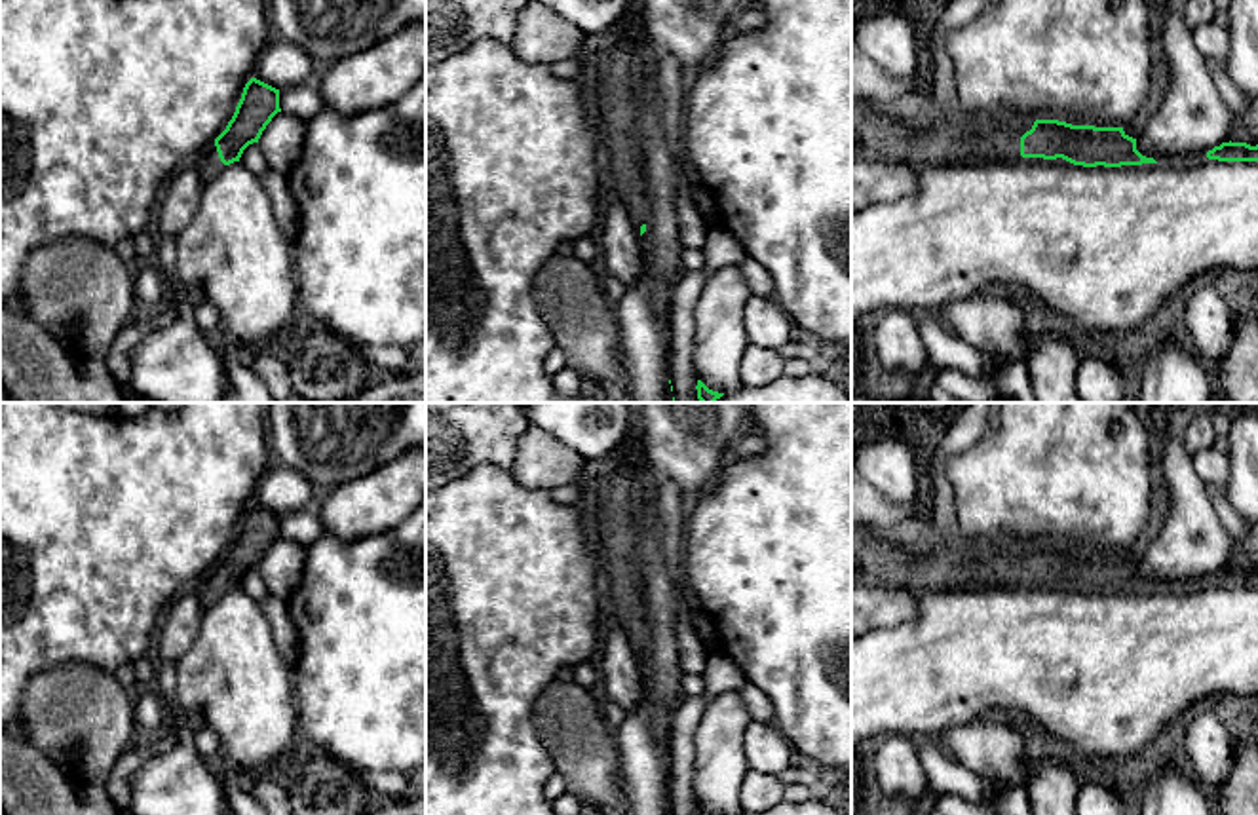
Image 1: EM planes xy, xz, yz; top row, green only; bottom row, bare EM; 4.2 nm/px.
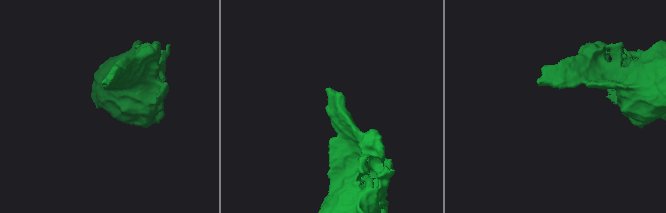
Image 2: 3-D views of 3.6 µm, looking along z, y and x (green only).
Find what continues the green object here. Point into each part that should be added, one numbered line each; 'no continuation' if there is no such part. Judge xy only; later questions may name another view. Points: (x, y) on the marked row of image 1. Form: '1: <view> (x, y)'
1: xy (208, 164)

